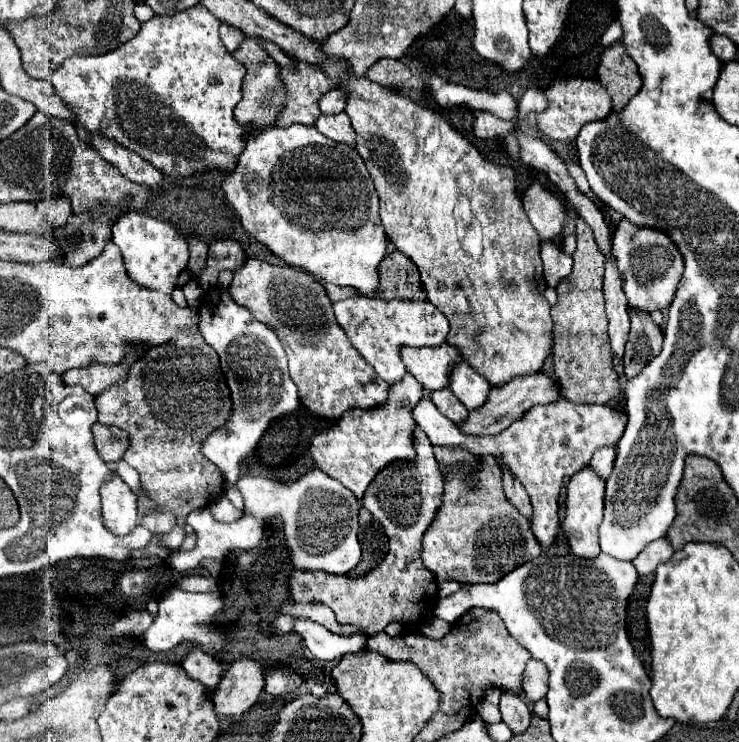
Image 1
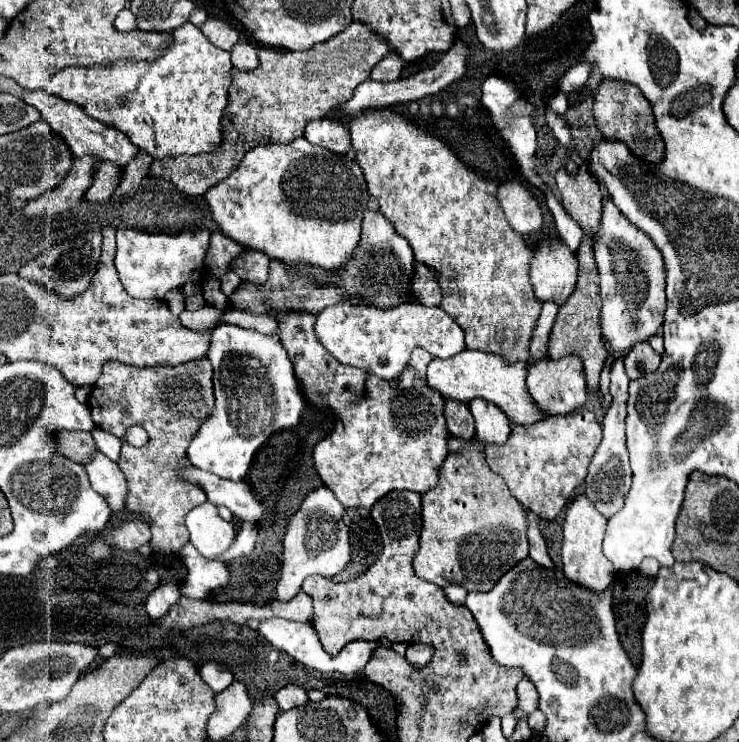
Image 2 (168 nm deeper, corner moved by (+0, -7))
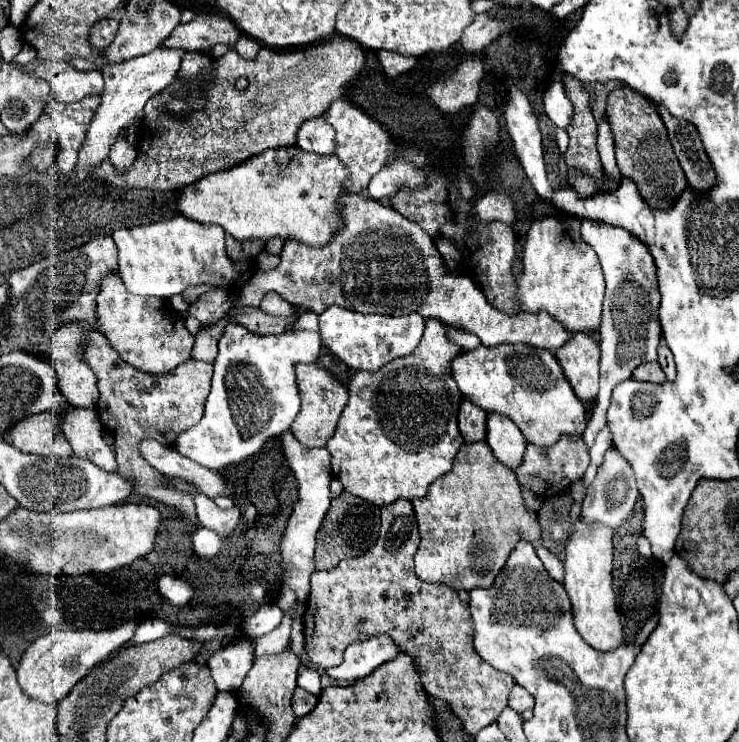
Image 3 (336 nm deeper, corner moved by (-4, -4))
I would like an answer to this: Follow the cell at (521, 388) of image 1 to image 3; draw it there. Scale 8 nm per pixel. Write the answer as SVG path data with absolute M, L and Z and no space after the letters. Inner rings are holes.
M573 334L567 344L563 344L555 358L559 360L563 374L575 396L581 402L593 400L599 392L599 342L595 336Z

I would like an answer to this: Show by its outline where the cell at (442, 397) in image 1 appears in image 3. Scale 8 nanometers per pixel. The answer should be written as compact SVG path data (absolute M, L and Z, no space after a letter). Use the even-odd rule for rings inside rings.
M463 400L459 406L459 430L465 442L479 442L485 440L485 420L487 412L483 412L479 406L471 404L469 400Z

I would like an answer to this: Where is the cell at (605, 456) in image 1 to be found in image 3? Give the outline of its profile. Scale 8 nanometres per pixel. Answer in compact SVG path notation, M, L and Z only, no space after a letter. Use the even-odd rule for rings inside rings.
M611 446L605 452L605 460L601 462L601 466L597 468L597 476L595 482L587 488L587 496L583 500L583 508L581 508L581 516L587 522L603 522L611 528L619 528L631 514L635 502L639 498L639 488L635 482L635 474L631 464L619 454L619 450L615 446Z

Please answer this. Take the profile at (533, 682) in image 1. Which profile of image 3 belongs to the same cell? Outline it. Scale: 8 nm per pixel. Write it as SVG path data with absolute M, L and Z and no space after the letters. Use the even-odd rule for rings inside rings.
M515 684L515 688L511 690L511 696L509 696L509 706L511 706L515 712L523 714L525 710L533 708L533 704L535 704L535 698L533 698L523 686Z

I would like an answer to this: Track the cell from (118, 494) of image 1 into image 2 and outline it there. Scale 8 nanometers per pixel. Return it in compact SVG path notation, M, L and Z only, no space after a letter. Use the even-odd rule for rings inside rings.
M101 451L91 453L91 461L85 465L91 487L103 495L111 507L113 513L119 513L125 509L125 497L127 497L127 481L123 471L107 459Z

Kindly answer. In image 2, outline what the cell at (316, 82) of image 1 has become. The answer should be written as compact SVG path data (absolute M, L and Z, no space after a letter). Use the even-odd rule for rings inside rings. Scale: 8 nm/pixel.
M351 23L345 31L331 37L325 43L319 43L311 47L309 51L277 51L271 47L259 47L259 67L253 71L239 71L231 69L233 83L229 87L229 99L227 107L223 109L223 143L211 151L209 155L179 155L179 157L167 157L167 159L155 159L149 165L149 175L167 179L175 183L183 193L187 195L203 195L211 185L223 181L243 159L247 151L251 151L257 145L267 143L291 143L299 137L303 137L305 125L311 119L323 119L329 111L333 111L337 105L351 99L355 87L369 79L371 69L389 53L389 45L379 39L369 27L361 23Z

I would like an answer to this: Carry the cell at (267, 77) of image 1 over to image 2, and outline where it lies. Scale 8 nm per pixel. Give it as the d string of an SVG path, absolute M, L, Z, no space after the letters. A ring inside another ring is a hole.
M239 41L233 49L231 49L231 63L239 69L239 71L251 71L259 65L257 59L257 45L249 43L249 41Z

